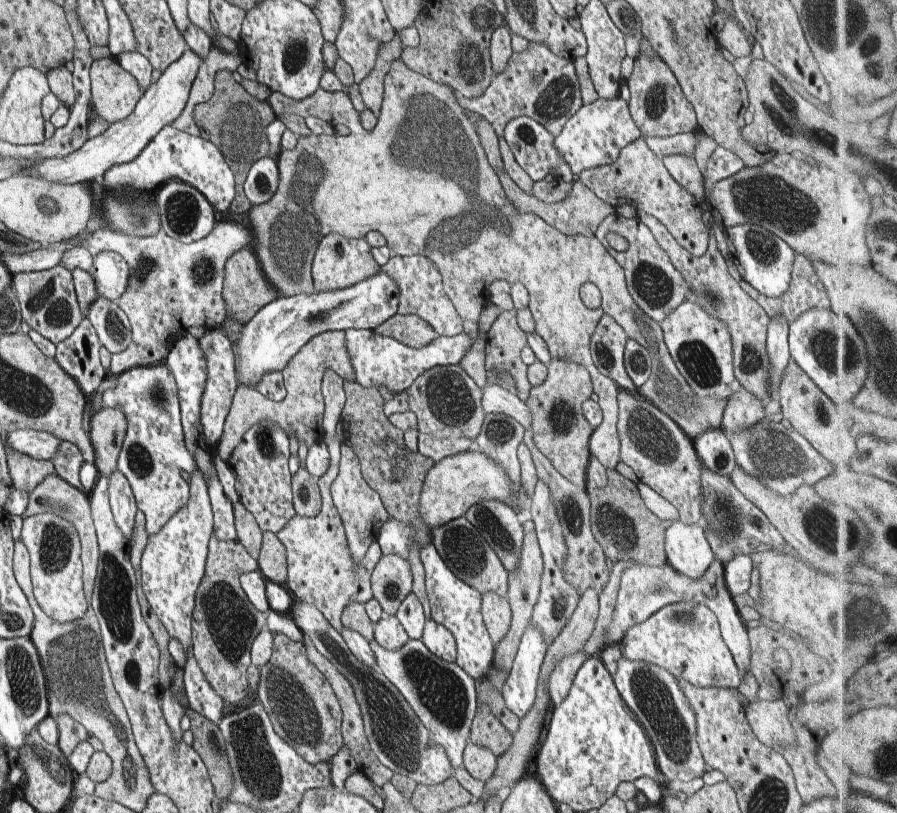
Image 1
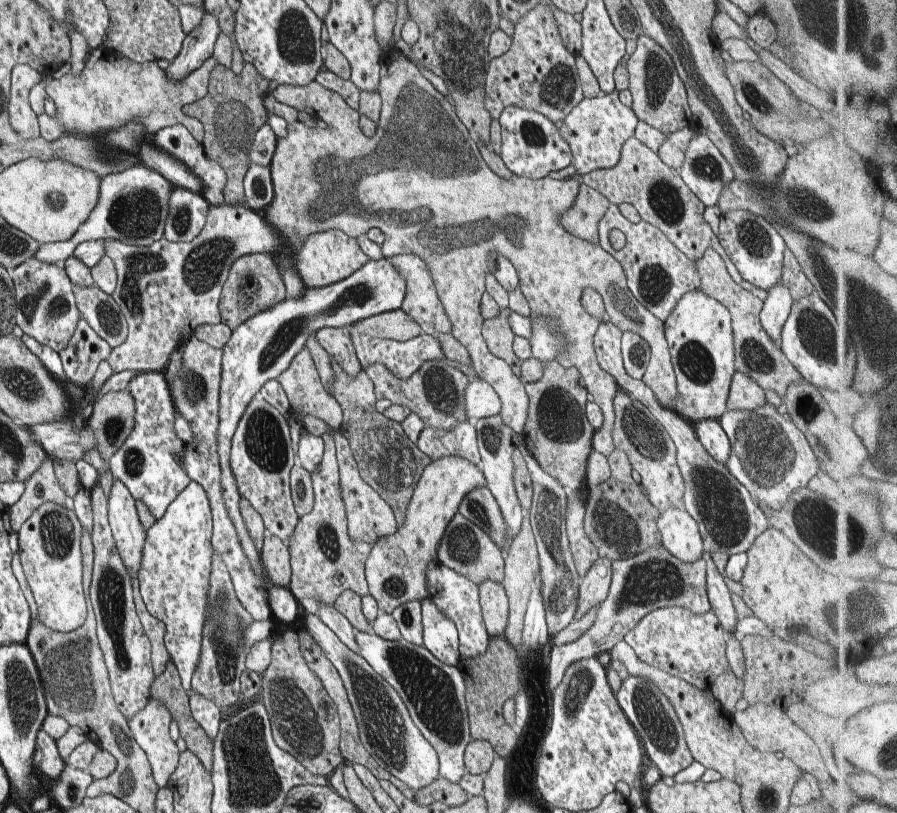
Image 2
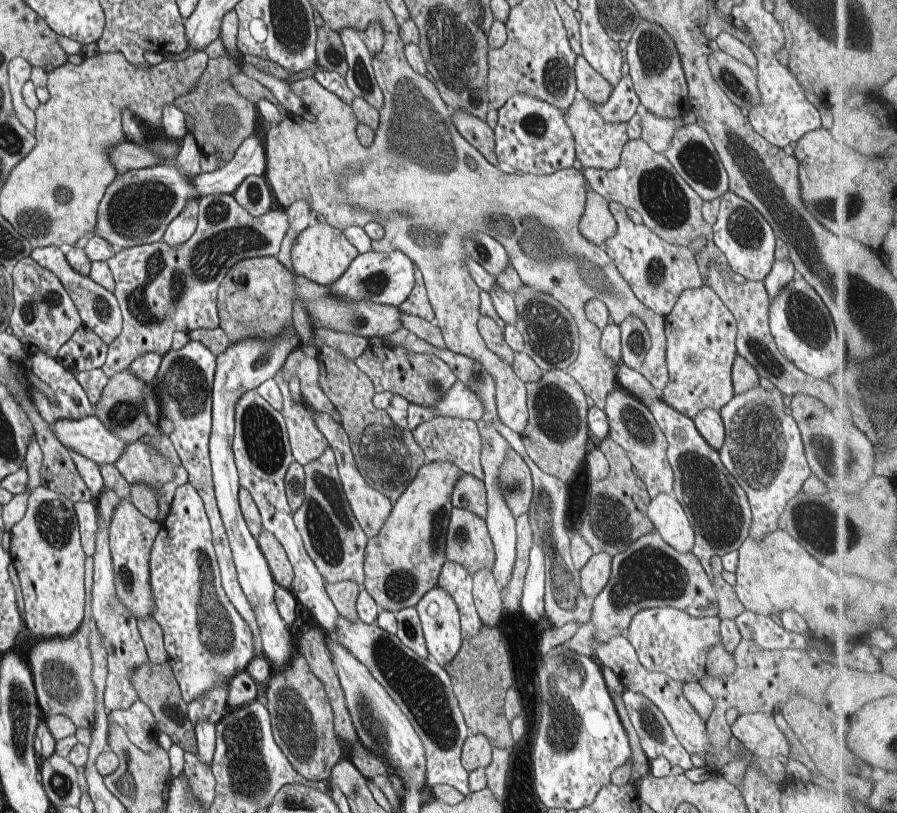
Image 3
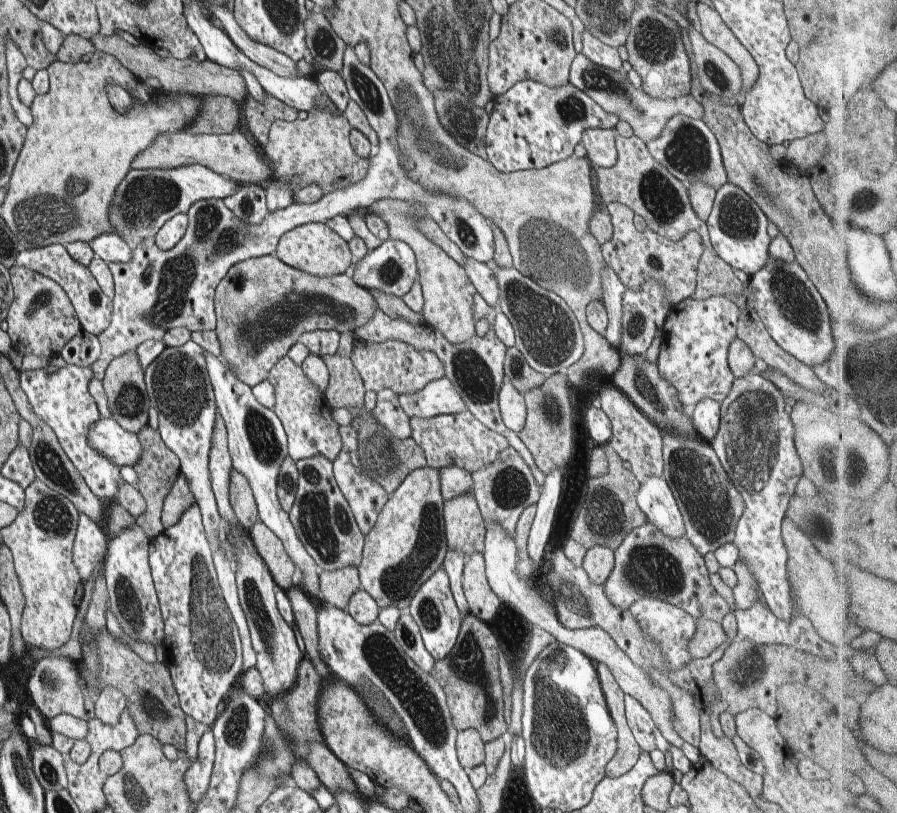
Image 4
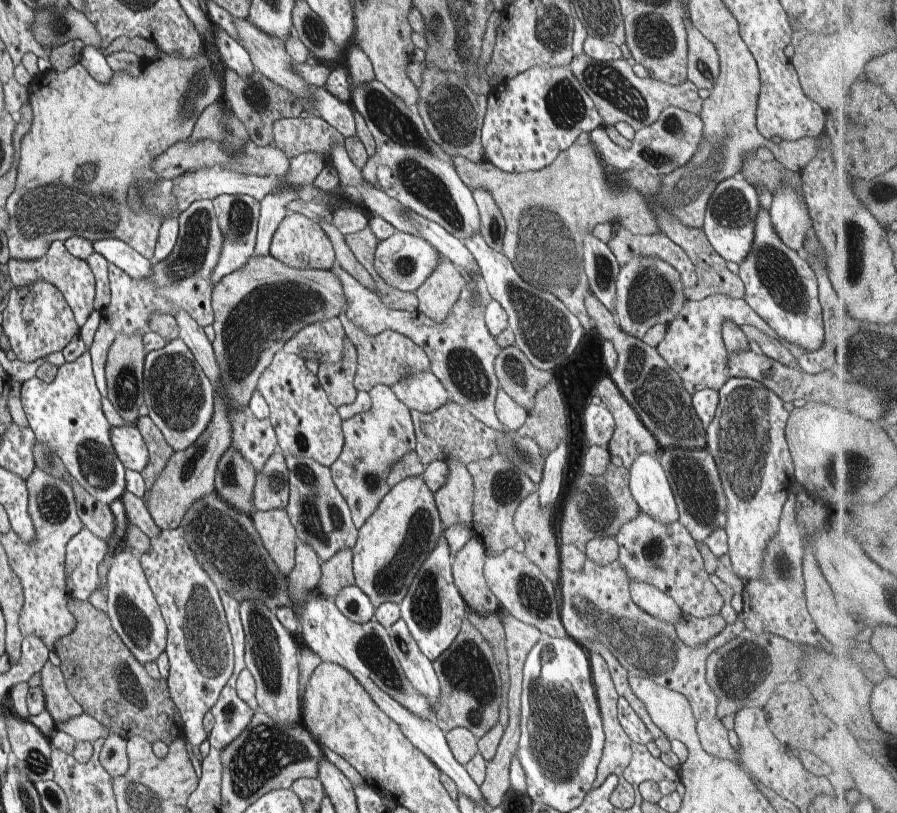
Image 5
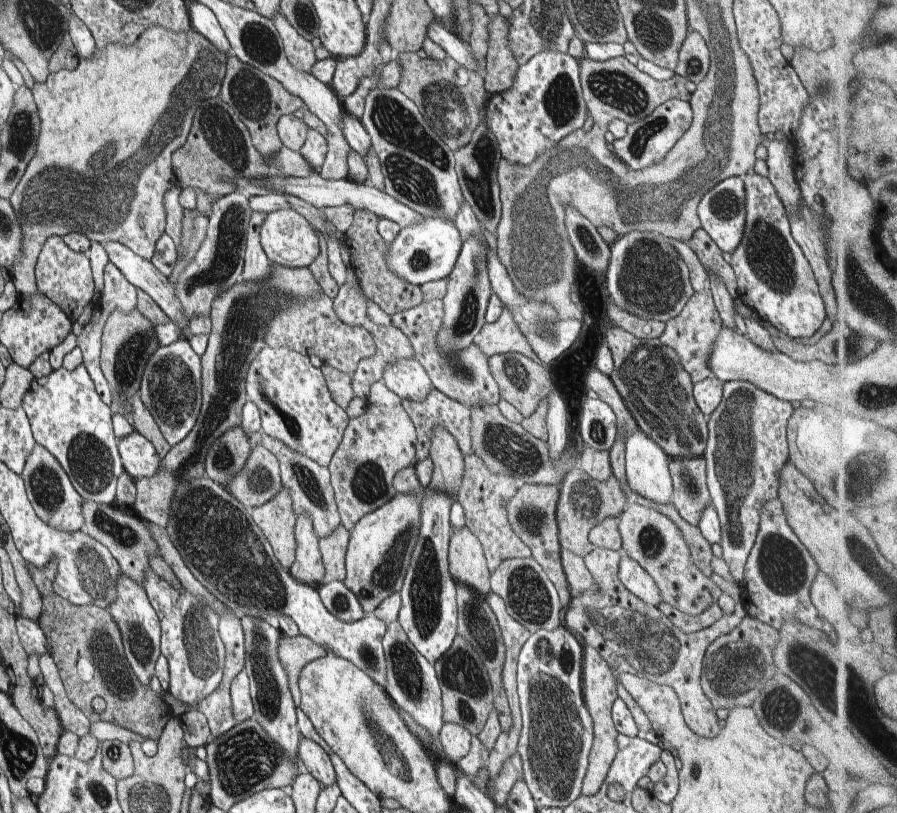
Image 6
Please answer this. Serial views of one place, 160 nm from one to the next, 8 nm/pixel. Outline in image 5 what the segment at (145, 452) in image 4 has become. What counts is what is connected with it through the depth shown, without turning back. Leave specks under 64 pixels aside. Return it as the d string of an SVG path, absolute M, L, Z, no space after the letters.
M149 415L139 416L135 424L149 450L148 464L140 472L141 477L145 480L146 487L142 500L146 502L147 497L150 496L152 485L155 483L155 480L158 480L159 474L164 470L170 457L175 452L166 442L162 431L154 424Z

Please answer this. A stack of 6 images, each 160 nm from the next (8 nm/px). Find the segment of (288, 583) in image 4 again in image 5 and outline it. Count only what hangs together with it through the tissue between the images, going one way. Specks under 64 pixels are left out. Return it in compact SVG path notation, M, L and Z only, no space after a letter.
M284 509L254 512L251 519L262 539L264 548L278 570L287 577L295 565L297 532Z

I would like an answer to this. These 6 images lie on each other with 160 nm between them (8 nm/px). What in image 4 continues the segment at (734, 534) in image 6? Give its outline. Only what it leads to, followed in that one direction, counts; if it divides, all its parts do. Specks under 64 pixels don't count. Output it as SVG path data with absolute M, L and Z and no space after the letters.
M755 371L742 378L735 378L728 396L720 402L719 431L709 443L745 500L745 509L736 525L733 540L739 550L739 560L742 559L753 572L768 608L779 619L790 621L793 614L793 596L787 578L788 555L781 535L781 524L787 516L790 499L795 495L796 484L803 476L803 464L795 447L795 428L791 416L784 409L785 399L772 381L757 375Z

